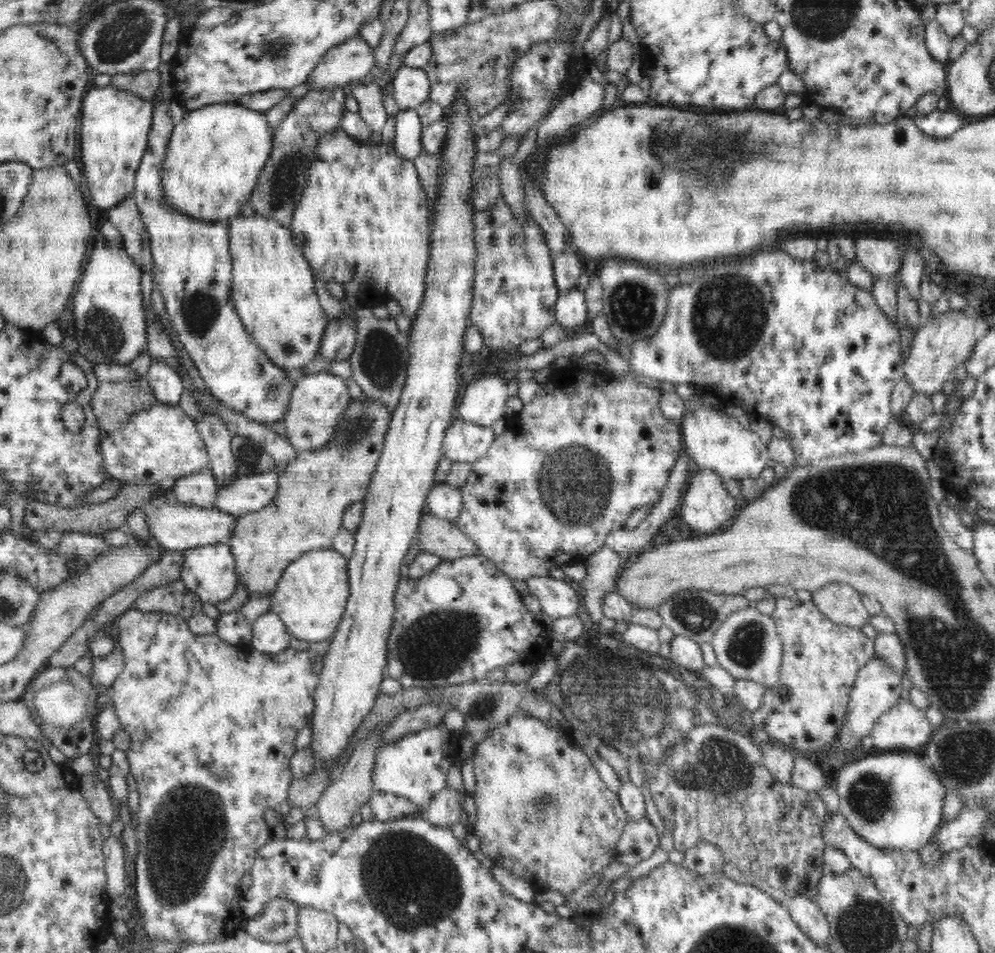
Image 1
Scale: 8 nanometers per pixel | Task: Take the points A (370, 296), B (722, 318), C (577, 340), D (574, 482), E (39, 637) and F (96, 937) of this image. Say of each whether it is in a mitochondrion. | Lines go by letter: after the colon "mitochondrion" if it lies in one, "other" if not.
A: other
B: mitochondrion
C: other
D: mitochondrion
E: other
F: other

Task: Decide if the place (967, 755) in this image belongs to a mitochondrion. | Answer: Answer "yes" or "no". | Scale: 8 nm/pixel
yes

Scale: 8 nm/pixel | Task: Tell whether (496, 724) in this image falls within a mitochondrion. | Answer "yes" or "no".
no

